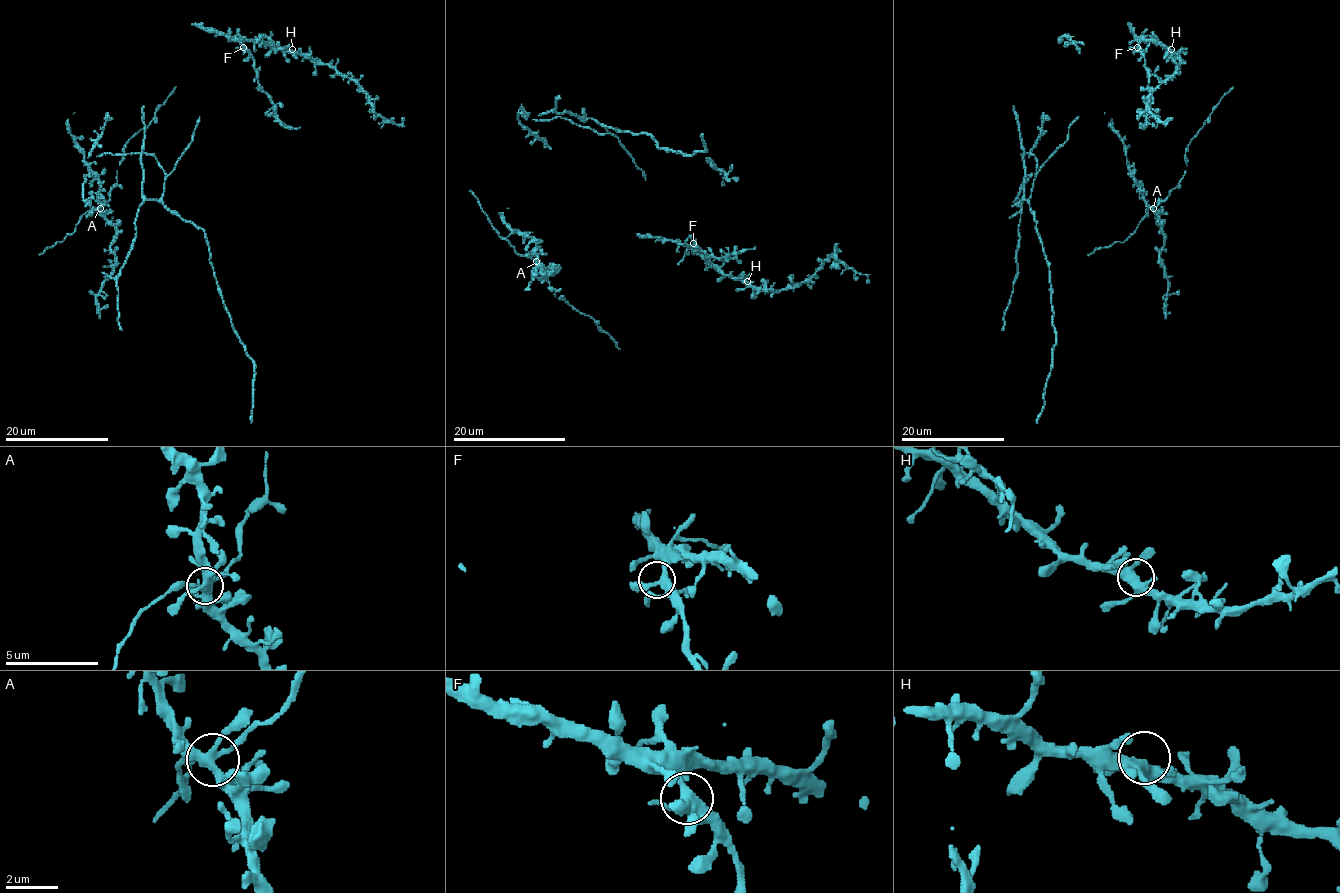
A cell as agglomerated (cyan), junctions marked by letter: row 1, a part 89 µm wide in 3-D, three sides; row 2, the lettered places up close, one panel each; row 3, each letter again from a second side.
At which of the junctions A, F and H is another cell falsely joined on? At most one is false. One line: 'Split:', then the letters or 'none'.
Split: none

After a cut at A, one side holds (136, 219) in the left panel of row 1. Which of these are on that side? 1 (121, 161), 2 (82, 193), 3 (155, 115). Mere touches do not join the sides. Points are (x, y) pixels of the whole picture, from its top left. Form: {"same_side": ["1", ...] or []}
{"same_side": ["2"]}

